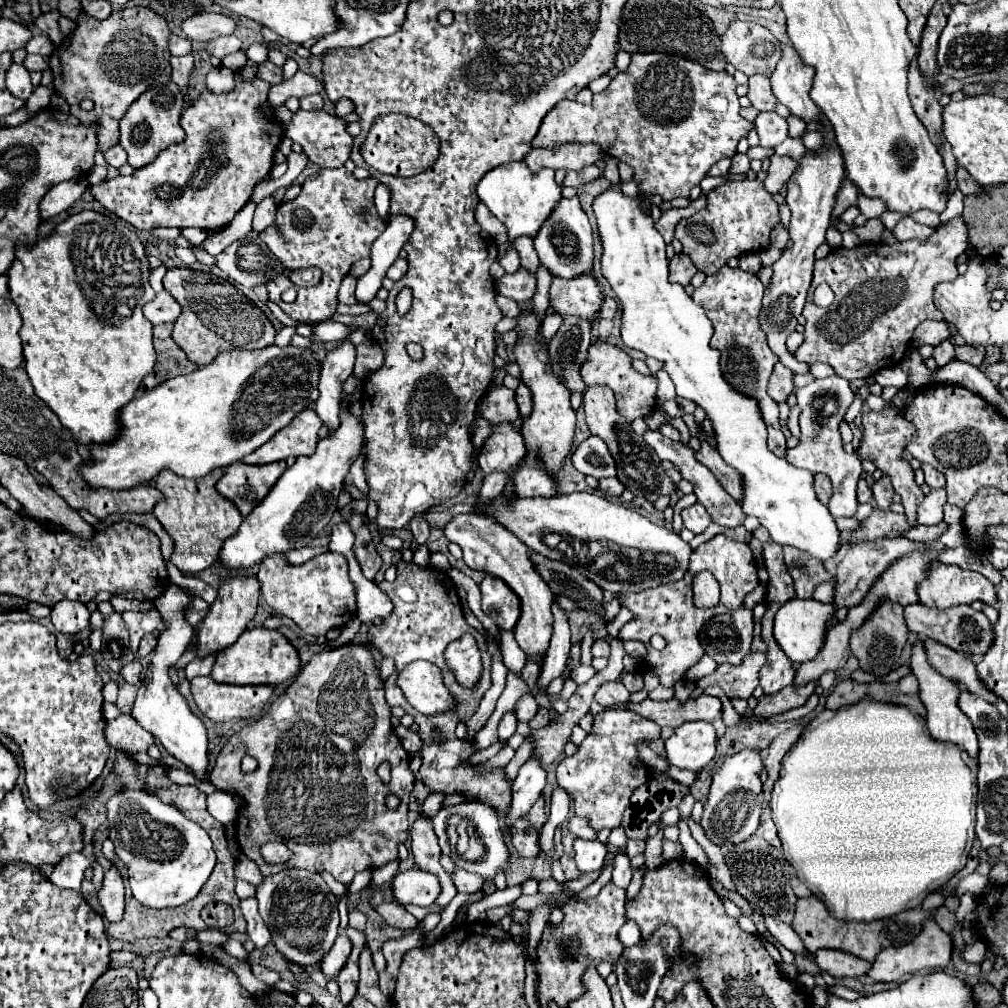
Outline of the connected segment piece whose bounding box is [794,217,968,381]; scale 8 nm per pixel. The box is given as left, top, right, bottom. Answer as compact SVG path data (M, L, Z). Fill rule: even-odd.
M956 217L952 219L950 223L946 223L944 227L940 227L930 239L926 241L920 241L920 239L910 239L910 241L902 241L902 243L896 243L896 245L884 245L884 243L862 243L854 249L844 249L844 247L838 247L838 249L832 249L824 259L816 259L814 261L814 279L812 279L812 285L820 285L822 281L828 283L836 295L836 303L832 303L828 309L818 309L814 303L812 303L812 291L814 287L810 289L810 295L808 295L808 303L804 305L804 317L806 317L806 323L804 323L804 341L800 345L800 351L794 353L794 357L798 361L806 361L806 363L814 363L814 361L824 361L828 365L832 365L836 369L836 373L848 381L852 379L868 379L872 377L874 373L878 373L878 369L884 369L884 367L890 367L890 365L900 365L900 361L904 359L906 351L908 351L908 341L912 341L912 333L914 329L918 327L918 323L922 323L924 319L942 319L942 313L936 309L934 305L934 287L938 285L938 281L954 281L958 277L958 269L956 269L956 257L960 253L966 251L966 241L968 241L968 229L966 229L966 223L962 217Z

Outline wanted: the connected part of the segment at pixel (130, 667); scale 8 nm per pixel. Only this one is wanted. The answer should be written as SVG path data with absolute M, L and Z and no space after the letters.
M138 659L132 661L132 663L128 663L128 665L124 665L124 667L120 669L120 675L122 675L124 681L128 681L128 683L140 683L140 673L142 673L142 665L140 665Z

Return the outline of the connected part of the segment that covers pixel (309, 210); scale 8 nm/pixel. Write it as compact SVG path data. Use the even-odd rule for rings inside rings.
M346 167L322 169L304 181L300 195L292 203L278 205L278 227L266 227L260 233L262 241L286 271L296 271L300 267L312 265L322 269L322 283L318 287L300 287L296 301L290 305L280 301L280 293L286 289L270 289L272 301L288 317L300 323L320 323L336 313L336 295L342 279L348 275L352 263L370 255L372 241L386 227L386 223L382 223L382 219L376 215L374 207L376 185L378 179L356 179Z

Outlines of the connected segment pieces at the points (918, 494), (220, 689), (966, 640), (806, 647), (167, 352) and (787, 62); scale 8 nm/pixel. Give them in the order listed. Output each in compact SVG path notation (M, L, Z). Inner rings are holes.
M886 405L882 411L870 411L862 415L862 441L856 449L858 459L872 461L884 475L890 477L894 491L902 497L902 505L906 509L906 517L912 527L916 525L916 507L924 499L920 487L914 481L914 471L910 463L904 459L904 449L914 437L918 437L916 427L902 417L902 411L894 409L892 405Z
M194 677L190 681L190 691L202 715L216 723L223 723L233 718L258 717L262 713L262 707L268 703L270 695L274 693L274 687L272 685L226 685L226 683L216 683L210 677Z
M912 603L904 609L904 617L908 623L908 629L918 637L928 637L938 643L944 643L960 653L970 653L974 659L980 659L994 641L994 629L988 621L988 617L982 611L974 611L970 605L956 605L948 609L934 609L926 607L922 603Z
M790 599L788 603L784 603L780 607L780 611L776 613L774 619L774 639L778 641L778 645L784 649L784 653L794 661L794 663L806 663L810 659L814 659L826 639L826 633L830 629L830 625L834 623L834 613L836 607L832 603L820 603L816 599Z
M172 323L154 327L154 349L158 353L158 363L156 363L156 369L144 377L138 389L140 393L154 389L156 385L164 383L170 377L192 373L198 369L198 365L192 363L186 357L186 353L172 341Z
M782 45L782 59L772 73L772 91L778 103L786 105L792 115L804 119L806 123L818 123L822 113L810 99L808 91L812 85L814 69L802 63L792 45Z

